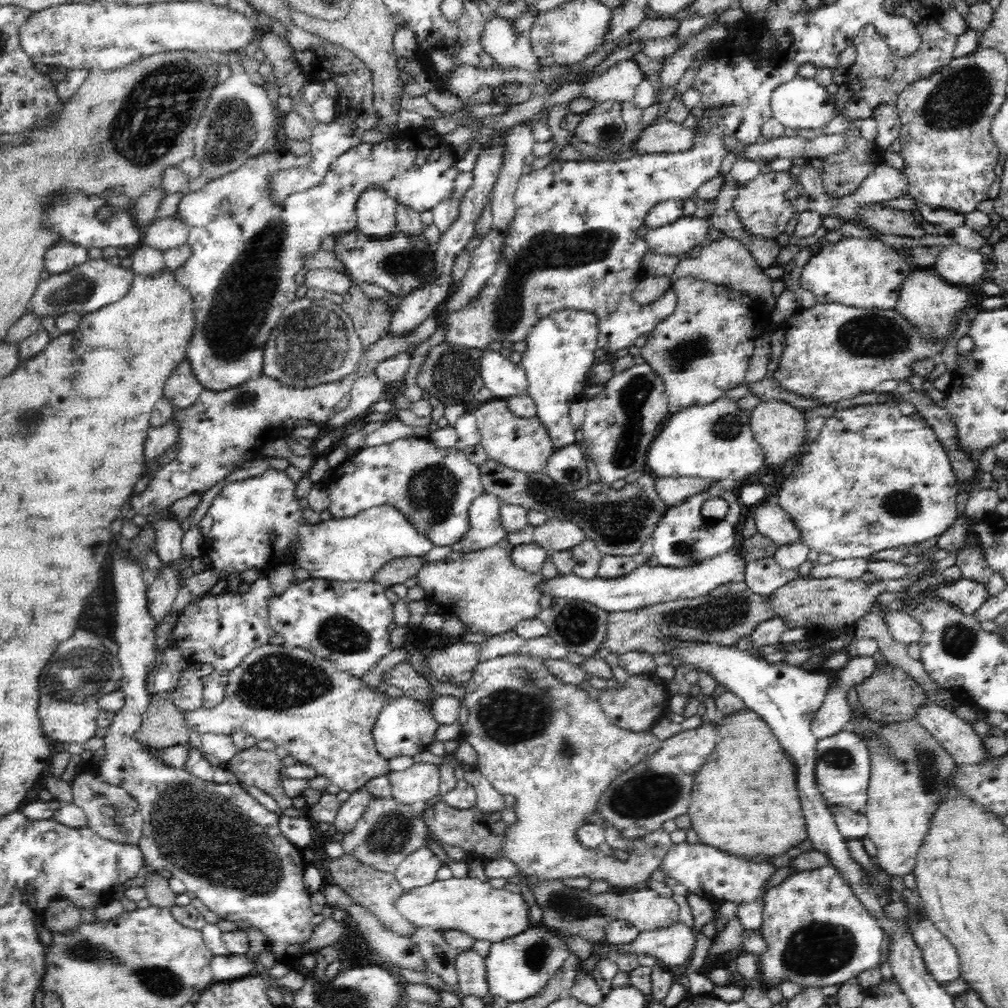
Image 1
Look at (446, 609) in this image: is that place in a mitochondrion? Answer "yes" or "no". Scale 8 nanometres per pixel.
no

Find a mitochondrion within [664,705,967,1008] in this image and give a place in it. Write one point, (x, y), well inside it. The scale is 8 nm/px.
(816, 948)

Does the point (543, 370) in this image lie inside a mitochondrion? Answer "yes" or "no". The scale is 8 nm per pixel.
no

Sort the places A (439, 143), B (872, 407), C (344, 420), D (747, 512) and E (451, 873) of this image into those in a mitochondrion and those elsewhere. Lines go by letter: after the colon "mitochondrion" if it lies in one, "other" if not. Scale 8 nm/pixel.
A: other
B: other
C: other
D: other
E: other

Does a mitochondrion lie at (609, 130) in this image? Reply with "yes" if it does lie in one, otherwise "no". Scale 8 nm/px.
yes

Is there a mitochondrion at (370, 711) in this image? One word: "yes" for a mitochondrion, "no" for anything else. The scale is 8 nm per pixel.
no

